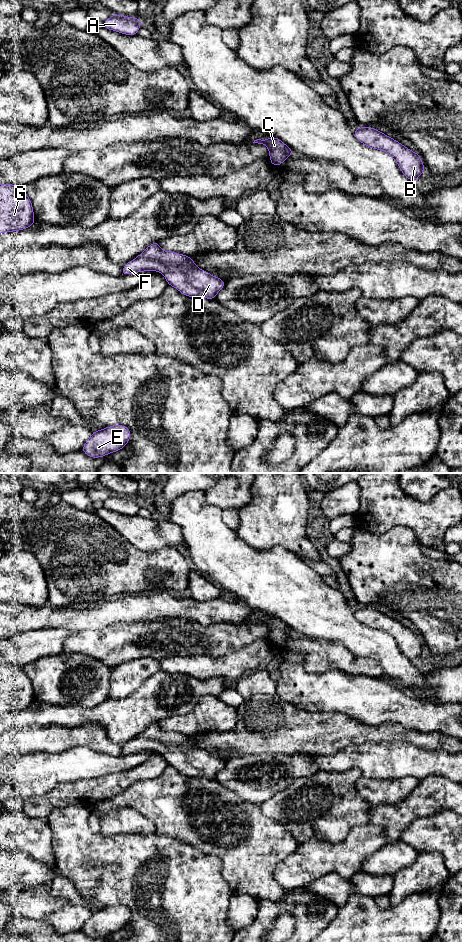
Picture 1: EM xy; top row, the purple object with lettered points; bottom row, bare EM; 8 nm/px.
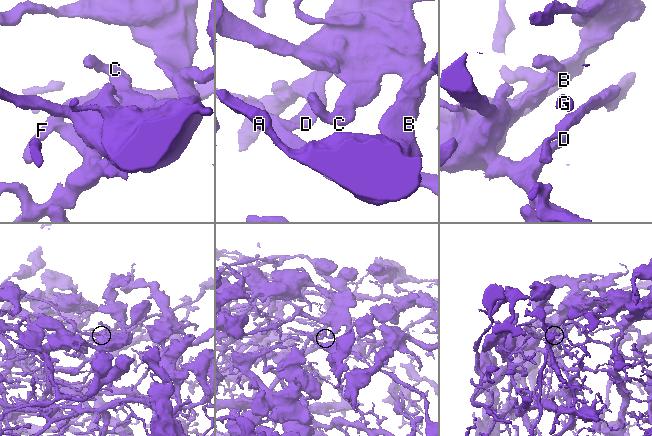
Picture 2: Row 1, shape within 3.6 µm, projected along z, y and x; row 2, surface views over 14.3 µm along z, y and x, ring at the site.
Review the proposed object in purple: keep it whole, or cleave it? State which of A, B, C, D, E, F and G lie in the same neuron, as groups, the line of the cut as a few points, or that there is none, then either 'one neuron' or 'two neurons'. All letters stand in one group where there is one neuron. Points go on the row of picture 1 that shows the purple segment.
A B C D E F G; no cut; one neuron

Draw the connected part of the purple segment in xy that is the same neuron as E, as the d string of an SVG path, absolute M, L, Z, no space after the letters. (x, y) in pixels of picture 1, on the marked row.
M125 425L109 426L92 432L82 451L91 458L104 457L124 448L130 438L131 432Z

